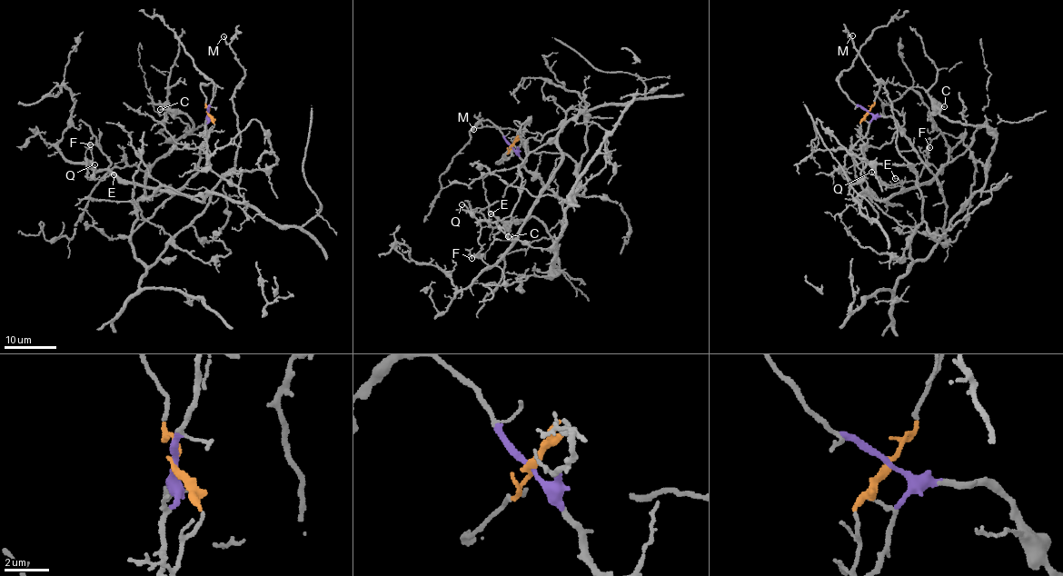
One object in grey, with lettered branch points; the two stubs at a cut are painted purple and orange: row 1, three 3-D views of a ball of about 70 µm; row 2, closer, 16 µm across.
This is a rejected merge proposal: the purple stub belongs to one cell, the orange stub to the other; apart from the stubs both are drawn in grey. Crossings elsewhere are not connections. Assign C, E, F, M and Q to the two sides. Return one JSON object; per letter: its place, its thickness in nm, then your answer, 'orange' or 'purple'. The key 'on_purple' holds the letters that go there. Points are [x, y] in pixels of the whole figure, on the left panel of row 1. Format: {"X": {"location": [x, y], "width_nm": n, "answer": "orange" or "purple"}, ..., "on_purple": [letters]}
{"C": {"location": [160, 109], "width_nm": 160, "answer": "purple"}, "E": {"location": [114, 174], "width_nm": 120, "answer": "orange"}, "F": {"location": [90, 144], "width_nm": 110, "answer": "orange"}, "M": {"location": [223, 36], "width_nm": 120, "answer": "purple"}, "Q": {"location": [94, 164], "width_nm": 110, "answer": "orange"}, "on_purple": ["C", "M"]}

